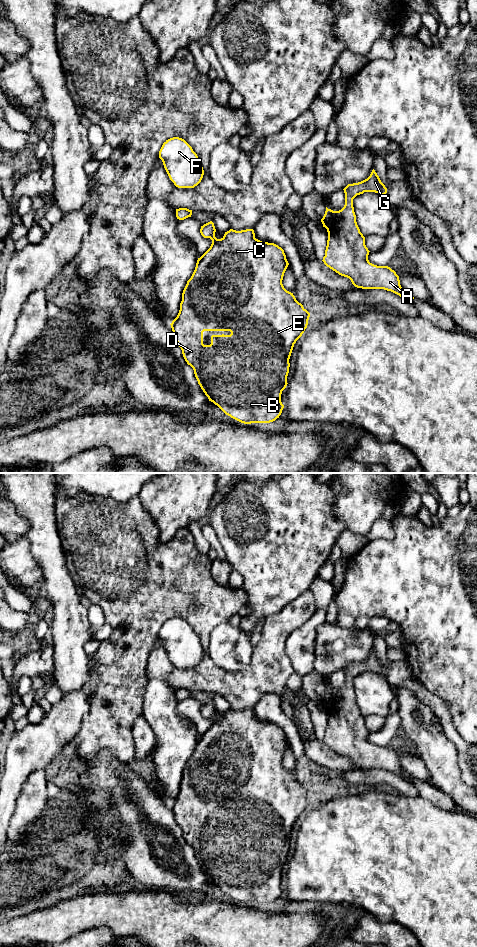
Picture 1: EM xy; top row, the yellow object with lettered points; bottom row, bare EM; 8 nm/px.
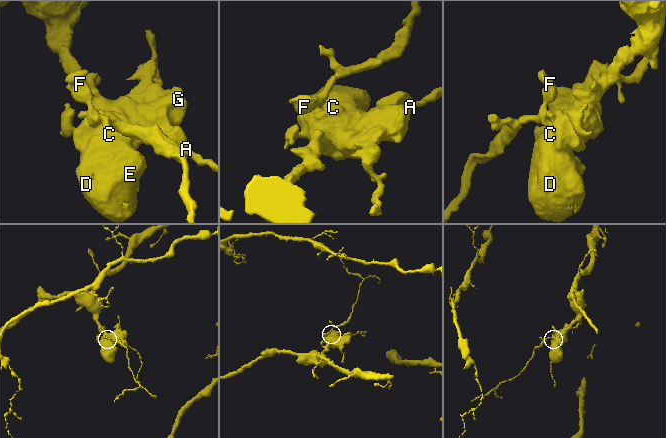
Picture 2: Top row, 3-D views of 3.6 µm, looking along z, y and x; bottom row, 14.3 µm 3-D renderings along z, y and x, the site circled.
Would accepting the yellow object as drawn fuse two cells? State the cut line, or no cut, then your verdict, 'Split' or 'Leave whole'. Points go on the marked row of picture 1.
No split. Leave whole

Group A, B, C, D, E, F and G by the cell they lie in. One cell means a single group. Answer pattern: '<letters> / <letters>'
A B C D E F G

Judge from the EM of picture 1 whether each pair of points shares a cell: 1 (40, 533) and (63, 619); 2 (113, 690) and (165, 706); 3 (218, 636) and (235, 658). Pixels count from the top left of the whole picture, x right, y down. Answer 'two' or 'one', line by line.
1: one
2: two
3: one

